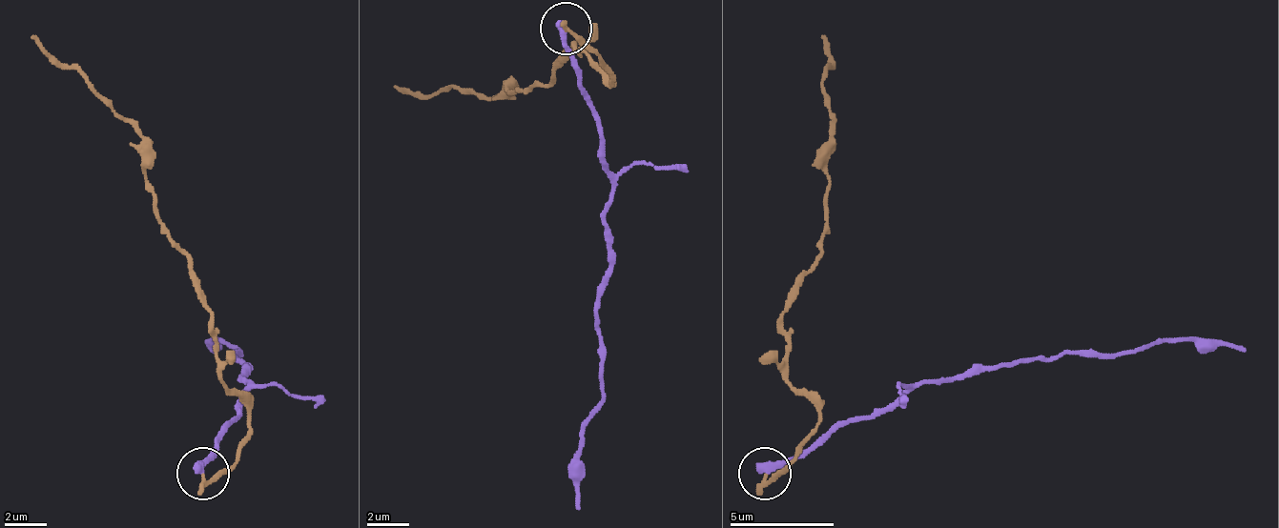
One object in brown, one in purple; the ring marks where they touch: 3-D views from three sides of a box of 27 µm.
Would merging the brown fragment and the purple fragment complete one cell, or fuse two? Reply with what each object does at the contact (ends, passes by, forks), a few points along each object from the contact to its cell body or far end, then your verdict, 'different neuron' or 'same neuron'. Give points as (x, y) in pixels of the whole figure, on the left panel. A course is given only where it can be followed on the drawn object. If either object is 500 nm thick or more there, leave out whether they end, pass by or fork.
brown ends; purple ends; course brown (204, 475), (215, 479), (240, 454), (246, 412), (219, 380), (209, 308), (168, 234), (147, 140), (31, 36); course purple (204, 469), (251, 380), (240, 375), (246, 365), (236, 359), (240, 349), (219, 339), (215, 349); different neuron

